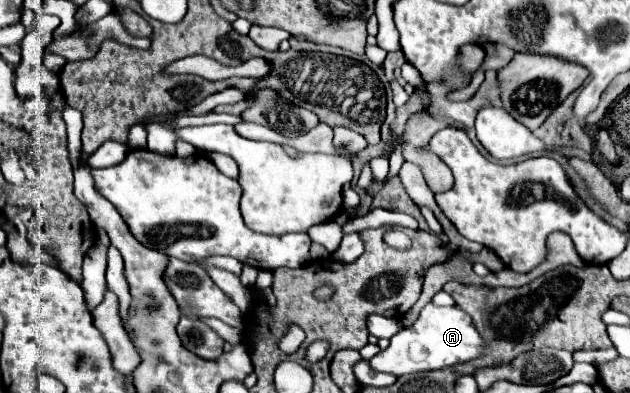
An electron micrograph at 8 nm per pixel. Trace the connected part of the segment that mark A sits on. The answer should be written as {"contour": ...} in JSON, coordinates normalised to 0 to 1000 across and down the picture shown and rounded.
{"contour":[[[679,771],[660,822],[654,832],[635,837],[622,863],[619,883],[613,893],[597,898],[587,913],[587,929],[594,944],[610,944],[622,954],[648,954],[663,944],[686,944],[686,939],[705,939],[727,924],[740,924],[749,913],[759,913],[768,903],[771,873],[756,842],[749,807],[737,796],[730,781],[692,781],[689,771]]]}

